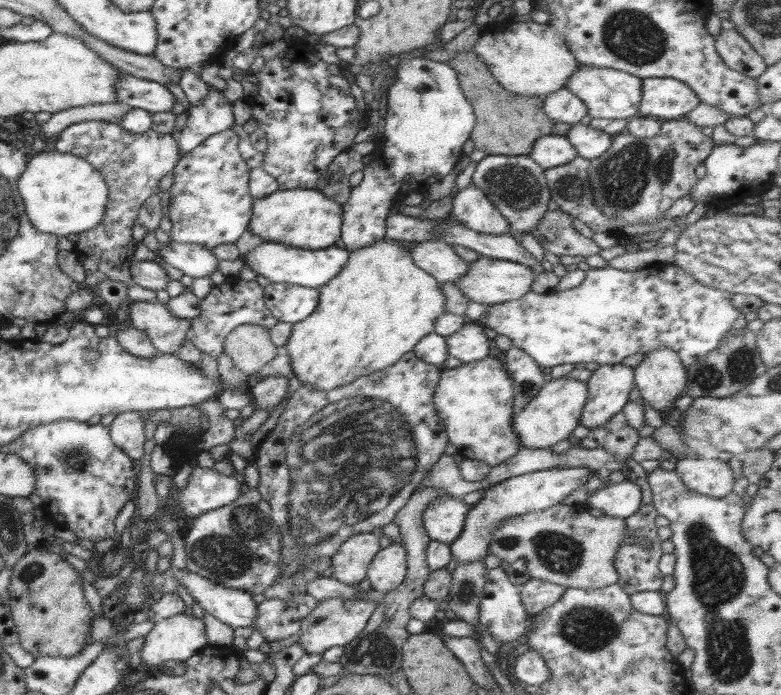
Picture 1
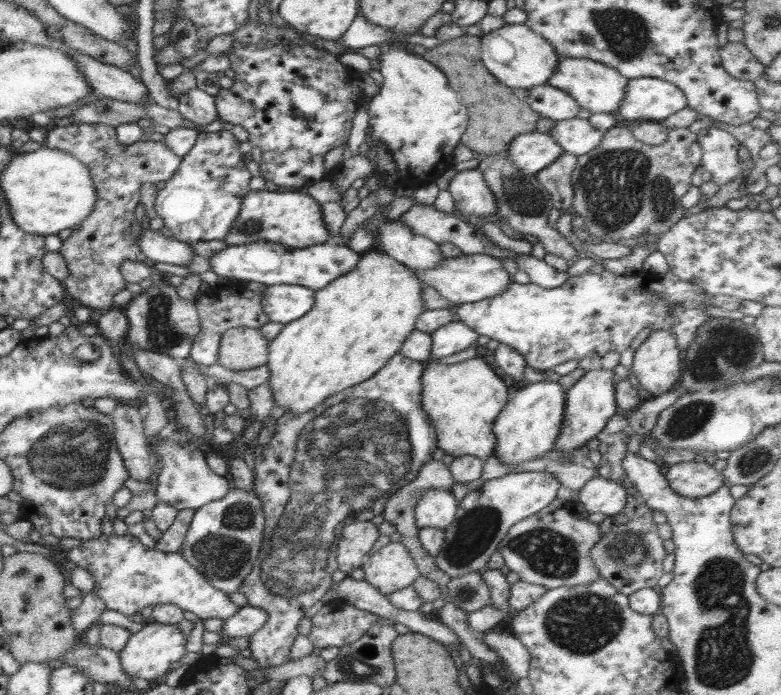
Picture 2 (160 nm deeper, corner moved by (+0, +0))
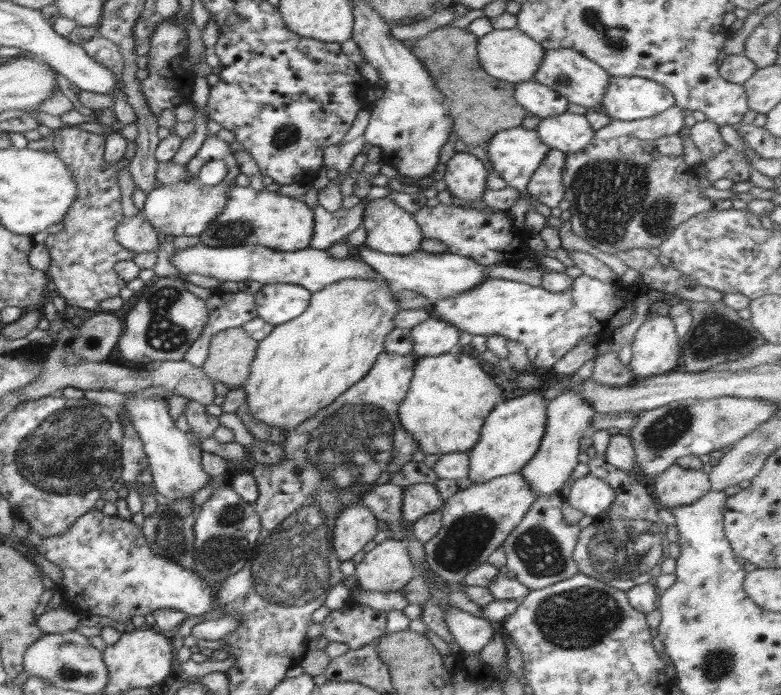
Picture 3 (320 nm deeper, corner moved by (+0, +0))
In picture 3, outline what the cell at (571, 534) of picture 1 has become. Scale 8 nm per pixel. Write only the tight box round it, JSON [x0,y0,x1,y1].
[502,492,582,590]

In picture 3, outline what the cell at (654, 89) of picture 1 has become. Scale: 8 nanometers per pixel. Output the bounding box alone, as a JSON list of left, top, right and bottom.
[600,75,675,120]

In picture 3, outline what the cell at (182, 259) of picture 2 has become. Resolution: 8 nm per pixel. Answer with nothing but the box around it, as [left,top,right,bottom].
[116,216,158,253]

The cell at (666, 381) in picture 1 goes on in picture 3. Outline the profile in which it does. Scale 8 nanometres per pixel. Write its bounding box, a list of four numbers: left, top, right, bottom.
[628,315,681,380]

